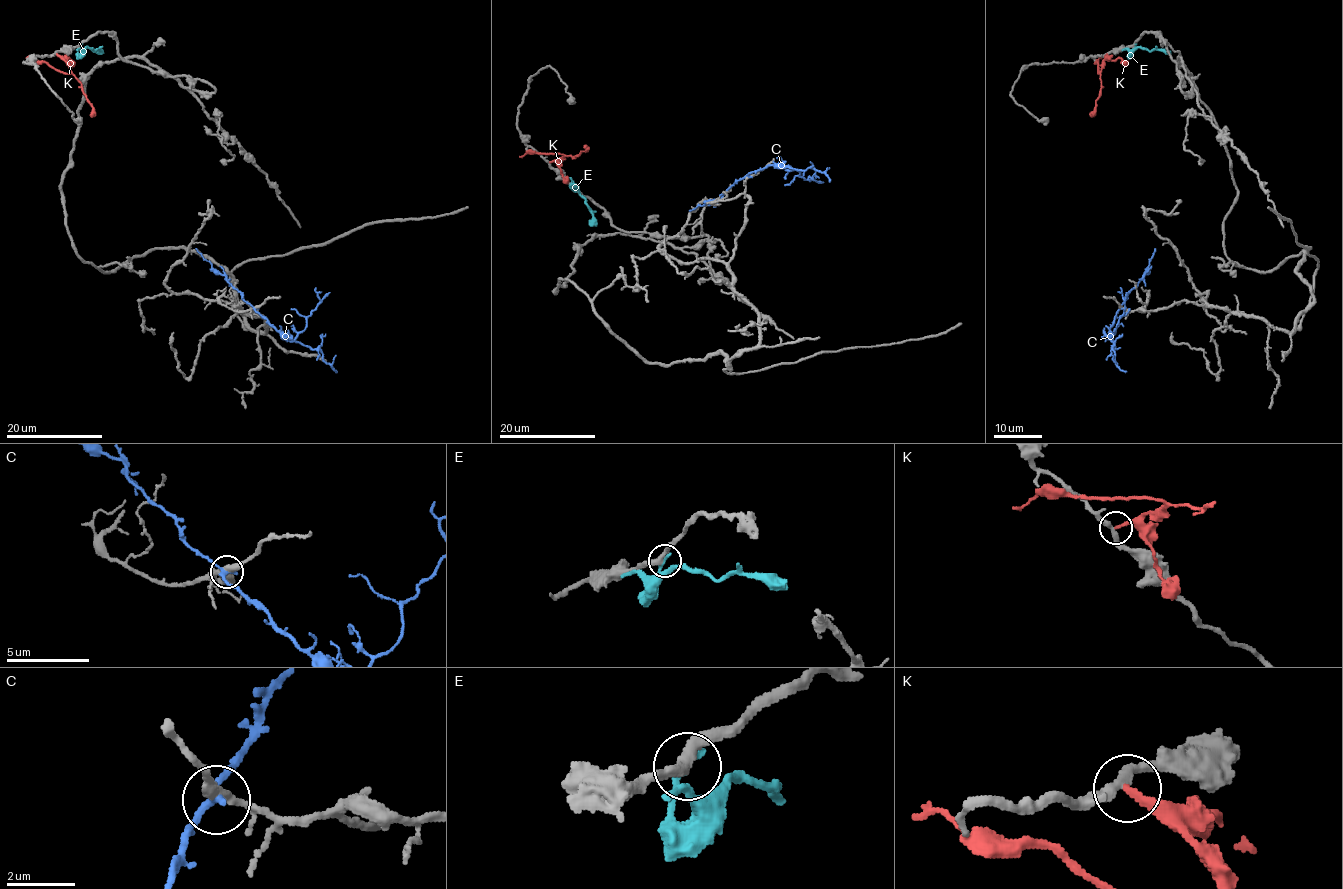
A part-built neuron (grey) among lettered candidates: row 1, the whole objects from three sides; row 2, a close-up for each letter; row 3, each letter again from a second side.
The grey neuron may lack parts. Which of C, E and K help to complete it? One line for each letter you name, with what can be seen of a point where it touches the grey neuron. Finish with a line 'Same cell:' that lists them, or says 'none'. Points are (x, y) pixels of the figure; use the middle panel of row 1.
Same cell: none

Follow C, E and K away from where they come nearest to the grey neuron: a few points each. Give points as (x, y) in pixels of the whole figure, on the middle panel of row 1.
C: (749, 176), (750, 173), (768, 165), (786, 165), (799, 172), (803, 179), (813, 180), (809, 175)
E: (573, 190), (584, 198), (596, 226)
K: (550, 162), (563, 156), (576, 156), (586, 150), (584, 146)

